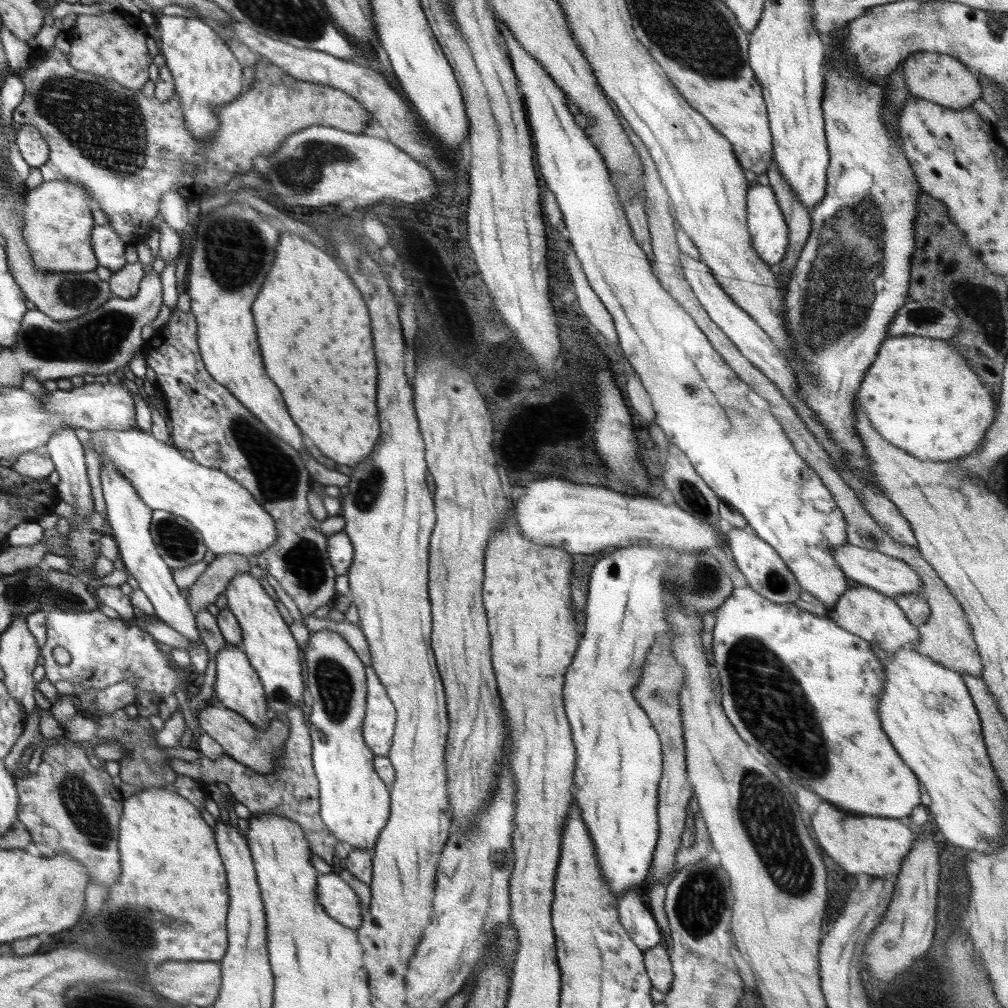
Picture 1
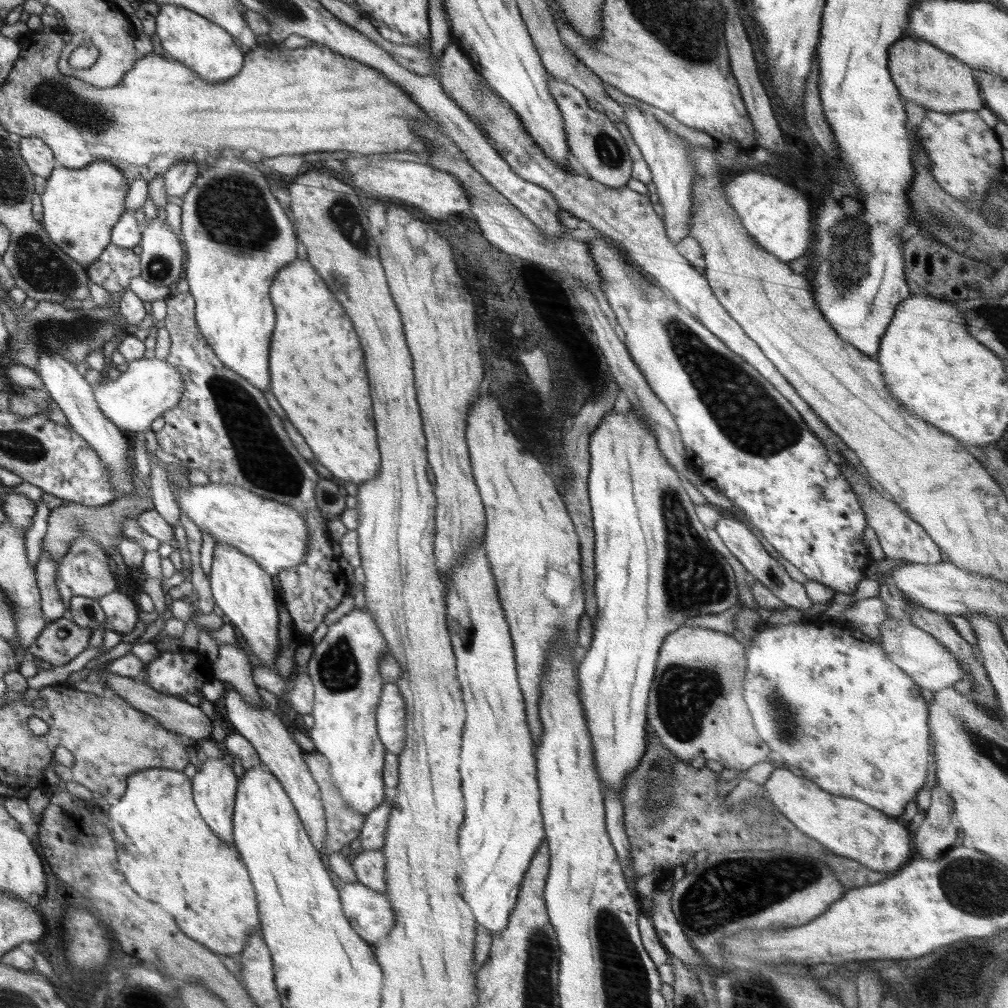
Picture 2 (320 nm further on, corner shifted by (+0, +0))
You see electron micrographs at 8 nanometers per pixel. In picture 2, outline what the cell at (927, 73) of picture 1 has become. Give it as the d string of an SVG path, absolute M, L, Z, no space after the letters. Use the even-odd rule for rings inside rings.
M910 36L897 40L888 47L888 68L899 94L914 101L925 110L942 113L980 111L984 101L974 70L955 56L933 44Z

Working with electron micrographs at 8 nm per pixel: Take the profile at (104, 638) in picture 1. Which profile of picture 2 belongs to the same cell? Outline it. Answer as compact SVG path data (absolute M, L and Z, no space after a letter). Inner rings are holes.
M81 534L71 544L68 554L58 559L57 587L60 598L64 601L69 616L69 604L74 596L86 596L100 599L102 596L120 589L117 575L113 574L108 565L106 553L101 546L87 534Z

